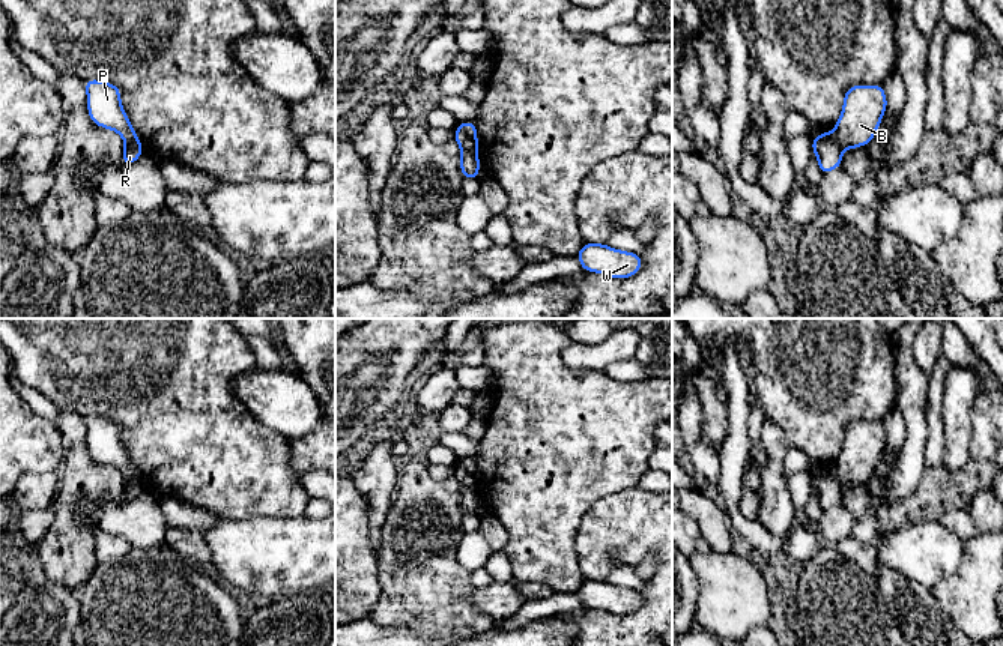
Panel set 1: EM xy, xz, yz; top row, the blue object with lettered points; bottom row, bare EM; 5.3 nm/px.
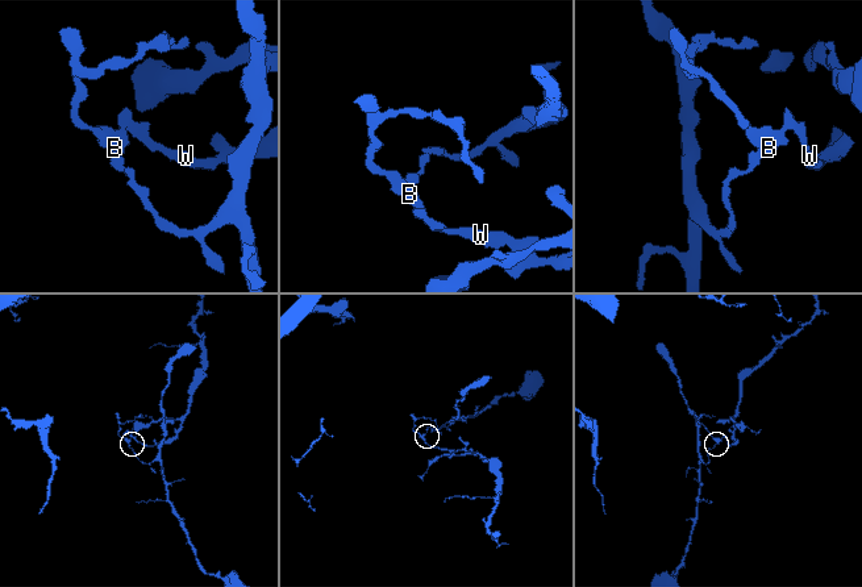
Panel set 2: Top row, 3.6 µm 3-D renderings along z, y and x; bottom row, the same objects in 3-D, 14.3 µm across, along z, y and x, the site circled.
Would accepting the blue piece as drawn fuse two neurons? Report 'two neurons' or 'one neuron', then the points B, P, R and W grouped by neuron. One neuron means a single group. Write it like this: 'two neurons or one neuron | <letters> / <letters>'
two neurons | B P W / R

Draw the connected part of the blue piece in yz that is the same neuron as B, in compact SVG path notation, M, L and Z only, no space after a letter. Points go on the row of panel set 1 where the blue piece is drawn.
M851 86L845 92L844 107L833 135L842 149L869 144L887 110L883 86Z

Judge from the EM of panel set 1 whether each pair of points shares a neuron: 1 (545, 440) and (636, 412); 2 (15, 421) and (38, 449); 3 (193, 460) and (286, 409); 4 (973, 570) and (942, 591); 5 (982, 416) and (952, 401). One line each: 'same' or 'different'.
1: same
2: same
3: different
4: same
5: different

